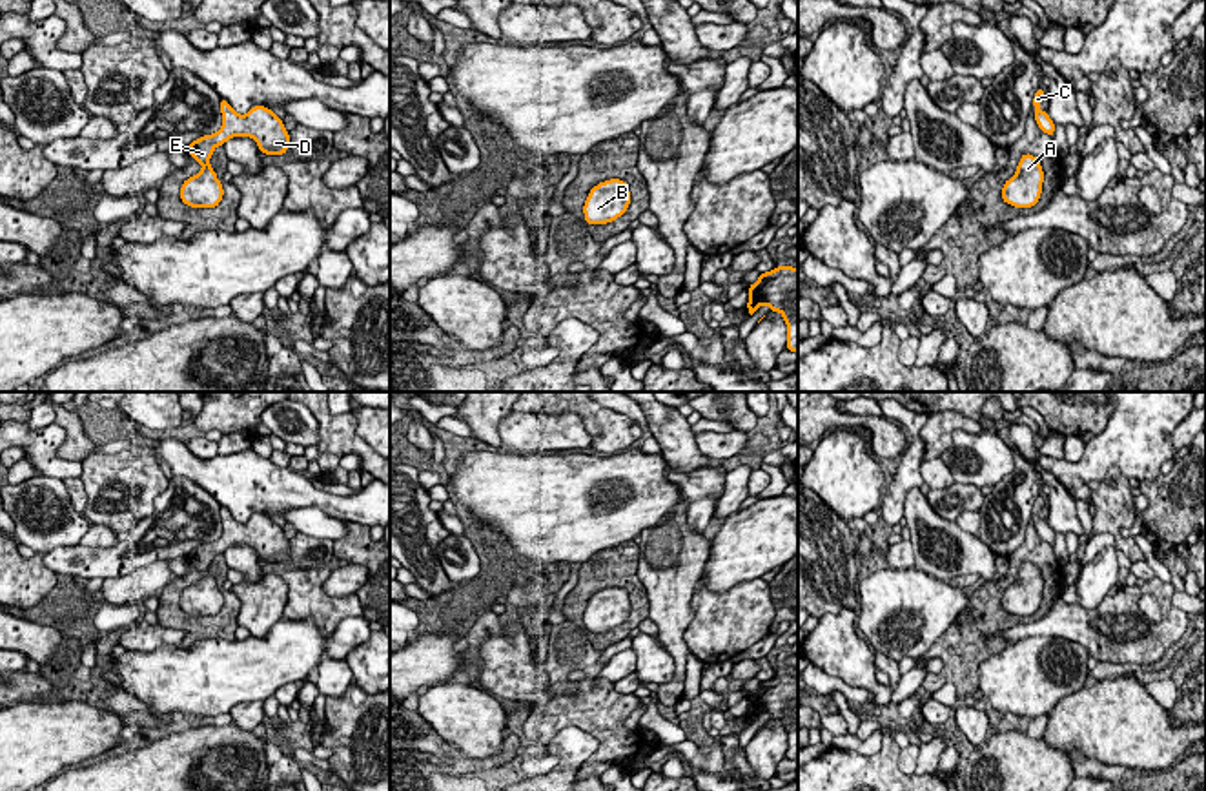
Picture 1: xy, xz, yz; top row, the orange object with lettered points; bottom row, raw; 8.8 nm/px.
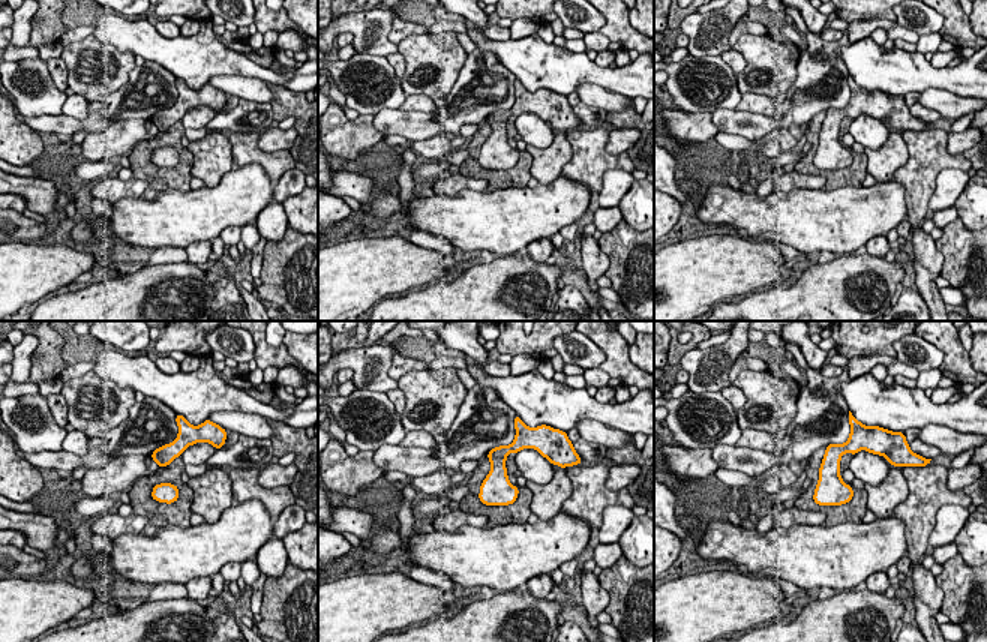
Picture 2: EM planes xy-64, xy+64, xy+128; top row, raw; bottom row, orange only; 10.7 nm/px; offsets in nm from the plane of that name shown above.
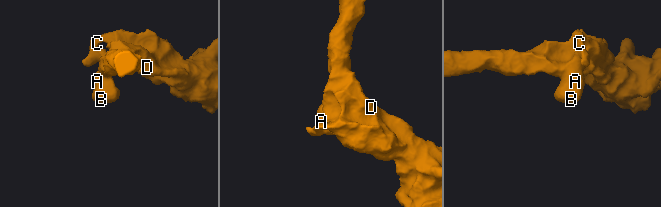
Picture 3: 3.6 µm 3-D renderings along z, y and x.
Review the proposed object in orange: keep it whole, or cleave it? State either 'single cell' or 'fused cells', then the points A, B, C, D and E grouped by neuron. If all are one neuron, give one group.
single cell; groups A B C D E

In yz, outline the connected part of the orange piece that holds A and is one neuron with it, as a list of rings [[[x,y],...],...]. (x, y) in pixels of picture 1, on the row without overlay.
[[[1024,561],[1018,569],[1017,581],[1002,594],[1000,605],[1006,612],[1026,618],[1040,609],[1044,578],[1040,569]]]

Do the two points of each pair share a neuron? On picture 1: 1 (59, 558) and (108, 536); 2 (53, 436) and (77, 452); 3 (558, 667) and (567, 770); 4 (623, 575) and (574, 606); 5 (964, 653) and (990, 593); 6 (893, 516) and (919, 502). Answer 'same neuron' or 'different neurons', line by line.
1: different neurons
2: different neurons
3: different neurons
4: same neuron
5: same neuron
6: different neurons

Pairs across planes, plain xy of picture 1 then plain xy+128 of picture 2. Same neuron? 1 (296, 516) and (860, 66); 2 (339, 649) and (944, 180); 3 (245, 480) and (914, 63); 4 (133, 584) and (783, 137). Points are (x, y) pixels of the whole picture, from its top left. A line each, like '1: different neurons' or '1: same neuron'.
1: different neurons
2: same neuron
3: same neuron
4: different neurons

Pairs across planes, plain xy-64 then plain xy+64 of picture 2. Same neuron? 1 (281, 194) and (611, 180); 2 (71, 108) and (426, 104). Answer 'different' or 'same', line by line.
1: same
2: same

